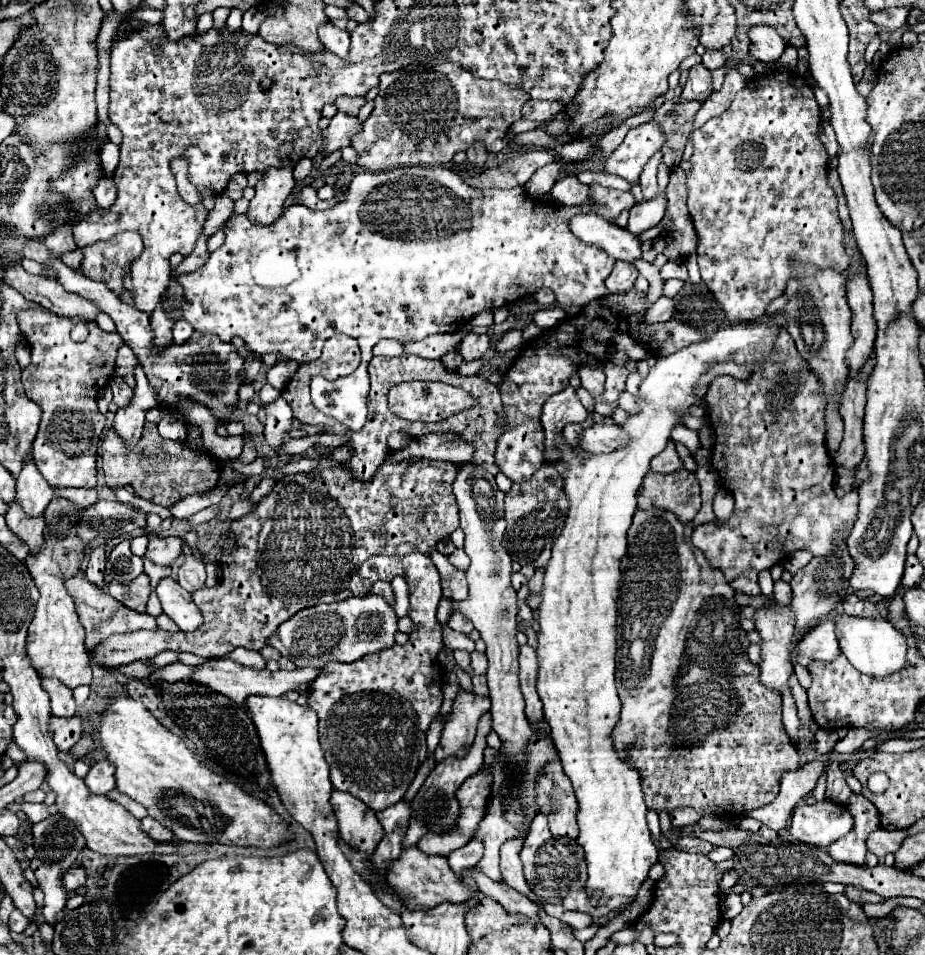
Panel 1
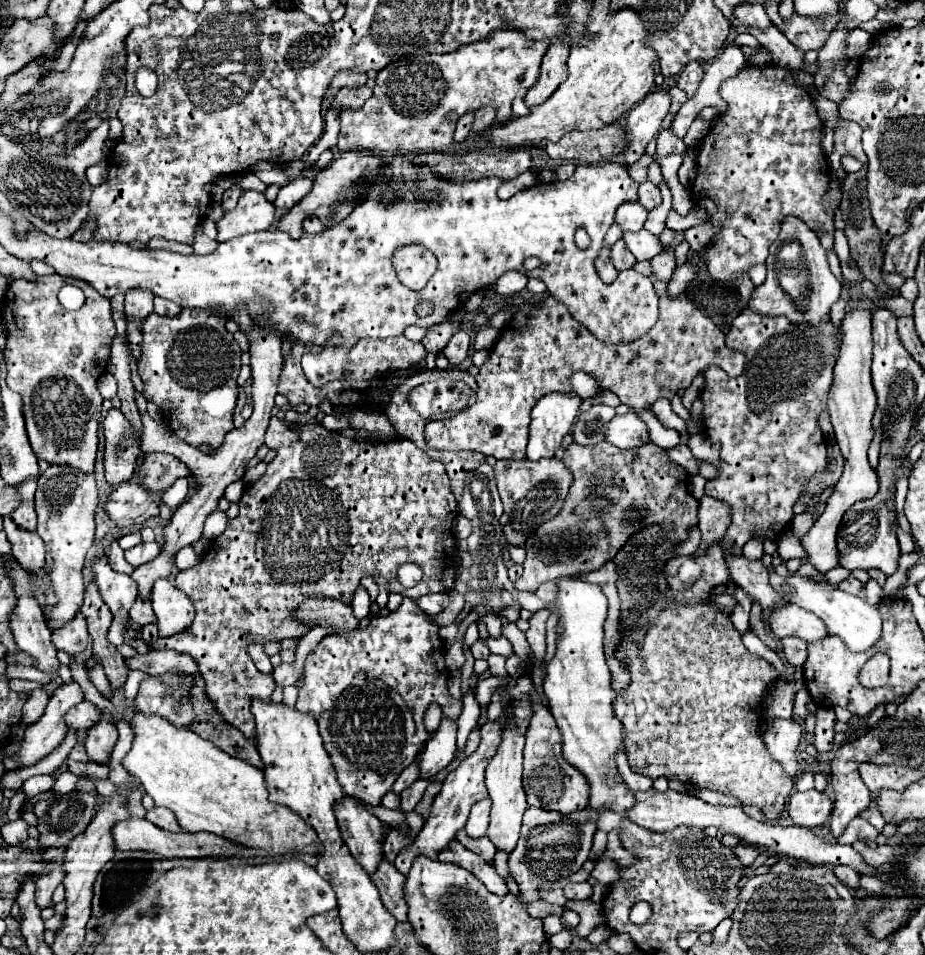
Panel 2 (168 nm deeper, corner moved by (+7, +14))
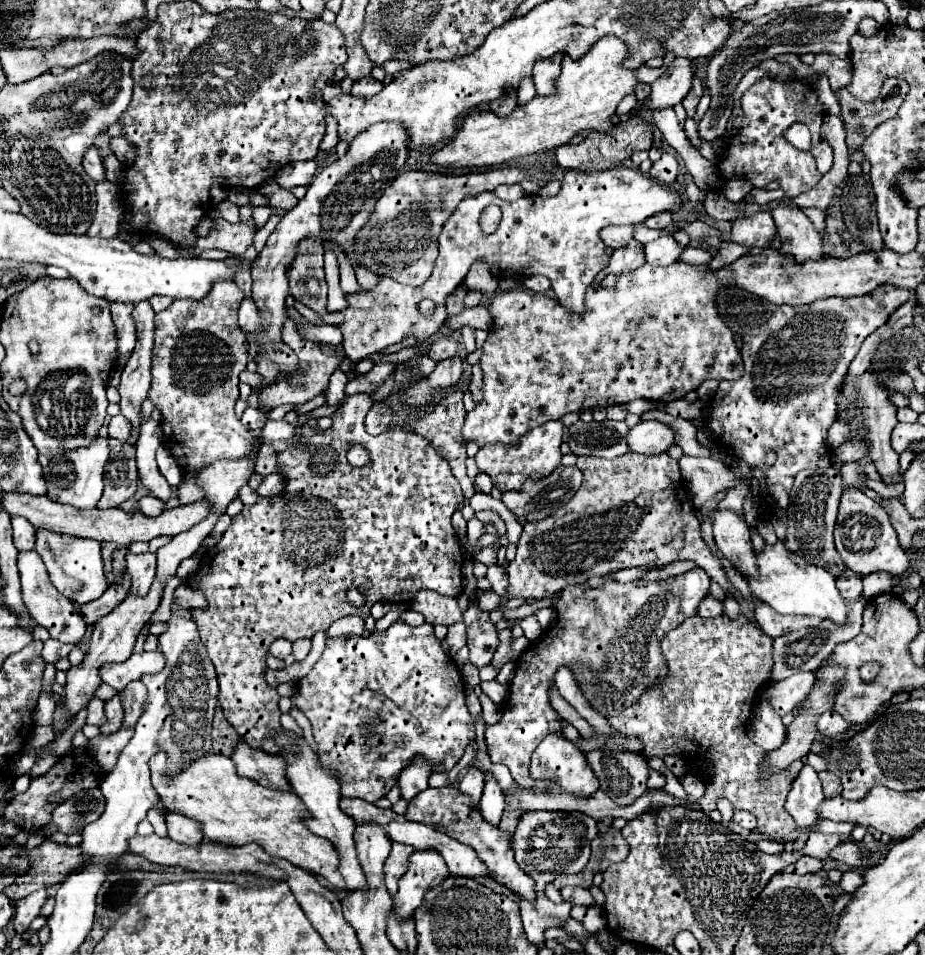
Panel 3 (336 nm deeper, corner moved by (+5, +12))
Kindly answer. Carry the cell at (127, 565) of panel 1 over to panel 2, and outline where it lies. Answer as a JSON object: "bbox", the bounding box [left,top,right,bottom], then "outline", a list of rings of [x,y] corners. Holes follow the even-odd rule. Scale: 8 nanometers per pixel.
{"bbox":[107,540,135,574],"outline":[[[113,540],[111,542],[111,546],[109,546],[109,554],[107,554],[107,562],[109,562],[109,566],[113,568],[113,570],[117,570],[117,572],[125,572],[125,574],[131,574],[135,568],[123,558],[123,550],[121,550],[121,546],[117,544],[117,540]]]}

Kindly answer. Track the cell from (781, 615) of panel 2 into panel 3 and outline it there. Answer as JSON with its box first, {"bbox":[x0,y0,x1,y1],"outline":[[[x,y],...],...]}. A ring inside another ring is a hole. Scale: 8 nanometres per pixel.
{"bbox":[755,602,821,638],"outline":[[[765,602],[755,604],[755,620],[761,626],[761,630],[771,638],[781,636],[783,632],[813,628],[821,624],[821,618],[817,616],[783,616],[773,608],[769,608]]]}

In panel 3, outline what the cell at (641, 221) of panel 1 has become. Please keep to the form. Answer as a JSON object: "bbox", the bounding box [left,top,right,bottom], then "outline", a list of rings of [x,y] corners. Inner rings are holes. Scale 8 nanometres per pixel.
{"bbox":[599,226,633,250],"outline":[[[609,226],[609,228],[603,228],[599,236],[605,242],[605,246],[617,250],[617,248],[623,248],[629,240],[633,240],[633,226]]]}

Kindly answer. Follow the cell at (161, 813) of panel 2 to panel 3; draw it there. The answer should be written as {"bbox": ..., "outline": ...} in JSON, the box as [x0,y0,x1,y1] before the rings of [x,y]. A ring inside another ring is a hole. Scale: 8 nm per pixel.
{"bbox":[167,814,203,846],"outline":[[[167,814],[167,830],[169,830],[169,838],[187,846],[195,846],[203,842],[201,836],[201,824],[197,824],[197,820],[189,820],[187,816],[181,814]]]}

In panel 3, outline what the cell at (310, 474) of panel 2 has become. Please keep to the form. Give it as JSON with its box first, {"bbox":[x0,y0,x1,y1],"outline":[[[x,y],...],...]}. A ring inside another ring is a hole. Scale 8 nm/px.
{"bbox":[189,392,465,754],"outline":[[[365,392],[349,396],[331,416],[333,426],[323,436],[303,426],[307,448],[289,448],[279,454],[283,466],[281,476],[287,482],[285,492],[275,498],[259,498],[257,504],[245,506],[223,532],[221,542],[207,550],[201,568],[189,580],[189,586],[205,592],[209,602],[209,610],[193,612],[193,620],[217,670],[223,714],[249,746],[269,754],[281,752],[273,748],[273,736],[269,736],[269,732],[281,728],[279,694],[265,680],[265,660],[273,640],[285,638],[295,642],[299,638],[313,638],[315,632],[327,630],[343,616],[357,614],[367,618],[375,602],[409,602],[419,590],[435,590],[445,596],[459,596],[463,590],[463,550],[451,526],[453,512],[465,500],[461,486],[451,474],[449,464],[423,436],[403,428],[369,436],[363,422],[373,404],[374,400]],[[353,444],[363,444],[371,452],[369,466],[355,468],[347,462],[345,454]],[[351,586],[359,586],[367,598],[361,608],[347,602],[347,590]]]}

